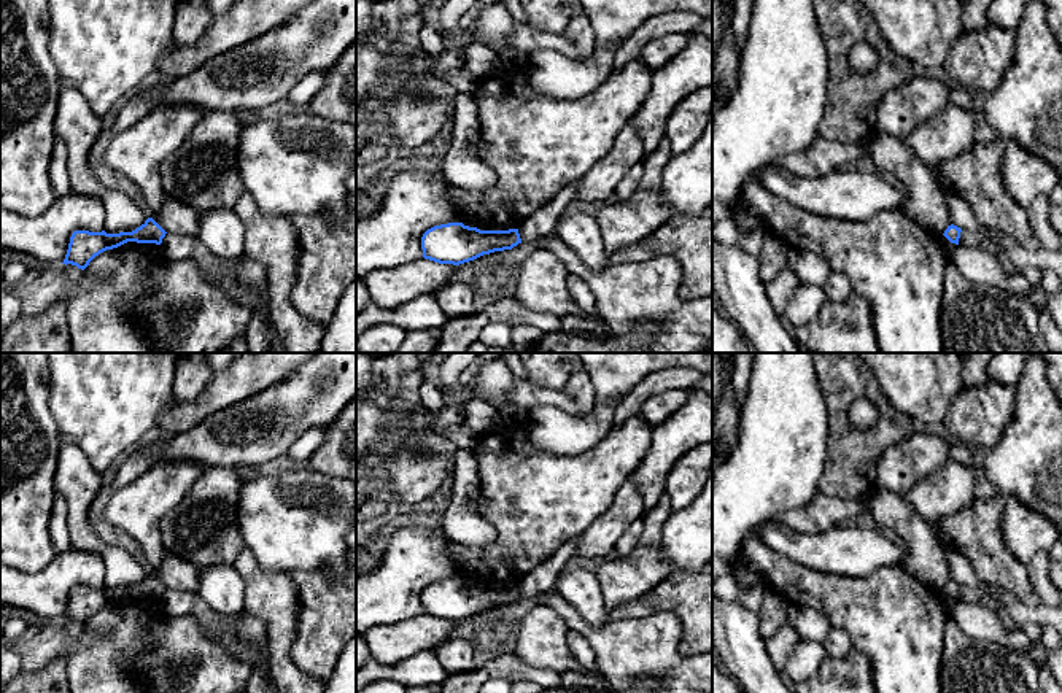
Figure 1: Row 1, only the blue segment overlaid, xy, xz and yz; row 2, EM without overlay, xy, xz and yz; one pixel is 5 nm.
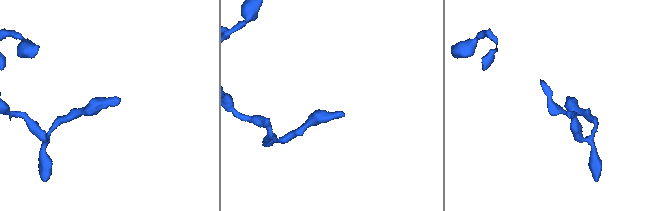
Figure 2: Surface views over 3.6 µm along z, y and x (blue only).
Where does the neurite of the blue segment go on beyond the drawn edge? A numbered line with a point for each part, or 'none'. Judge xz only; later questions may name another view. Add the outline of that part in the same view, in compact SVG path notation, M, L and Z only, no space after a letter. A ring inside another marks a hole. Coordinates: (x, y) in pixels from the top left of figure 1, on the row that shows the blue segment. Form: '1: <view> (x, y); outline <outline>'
none

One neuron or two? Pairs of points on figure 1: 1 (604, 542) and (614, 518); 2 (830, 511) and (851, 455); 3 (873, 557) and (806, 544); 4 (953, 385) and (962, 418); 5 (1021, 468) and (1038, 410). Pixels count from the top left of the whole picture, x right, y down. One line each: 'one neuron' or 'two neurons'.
1: one neuron
2: two neurons
3: one neuron
4: two neurons
5: one neuron

